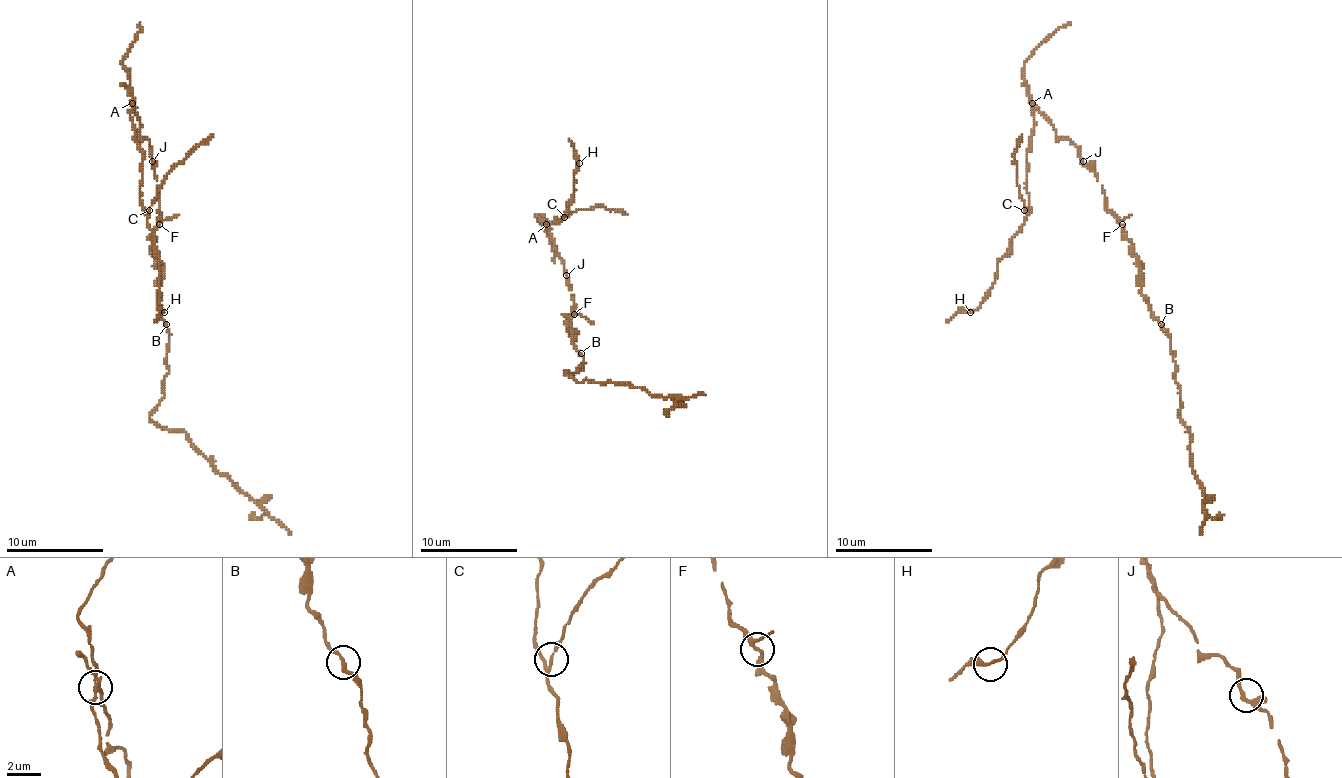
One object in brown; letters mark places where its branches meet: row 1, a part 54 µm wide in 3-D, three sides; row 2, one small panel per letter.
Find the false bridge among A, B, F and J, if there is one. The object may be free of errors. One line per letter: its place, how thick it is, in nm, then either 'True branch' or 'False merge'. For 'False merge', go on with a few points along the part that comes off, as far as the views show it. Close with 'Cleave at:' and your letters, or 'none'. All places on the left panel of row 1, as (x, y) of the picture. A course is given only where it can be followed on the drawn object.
A: Place: (132, 103). Thickness 190 nm. False merge. Course of the part to remove: (132, 103), (132, 129), (137, 149), (142, 154), (140, 205), (159, 263), (162, 312), (154, 322)
B: Place: (166, 324). Thickness 220 nm. True branch
F: Place: (159, 224). Thickness 200 nm. True branch
J: Place: (152, 161). Thickness 190 nm. True branch
Cleave at: A

